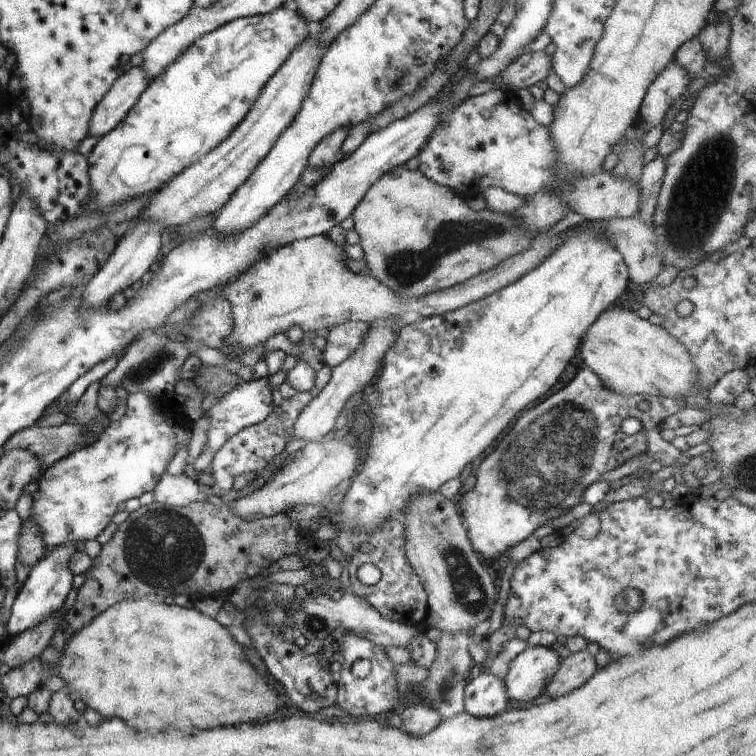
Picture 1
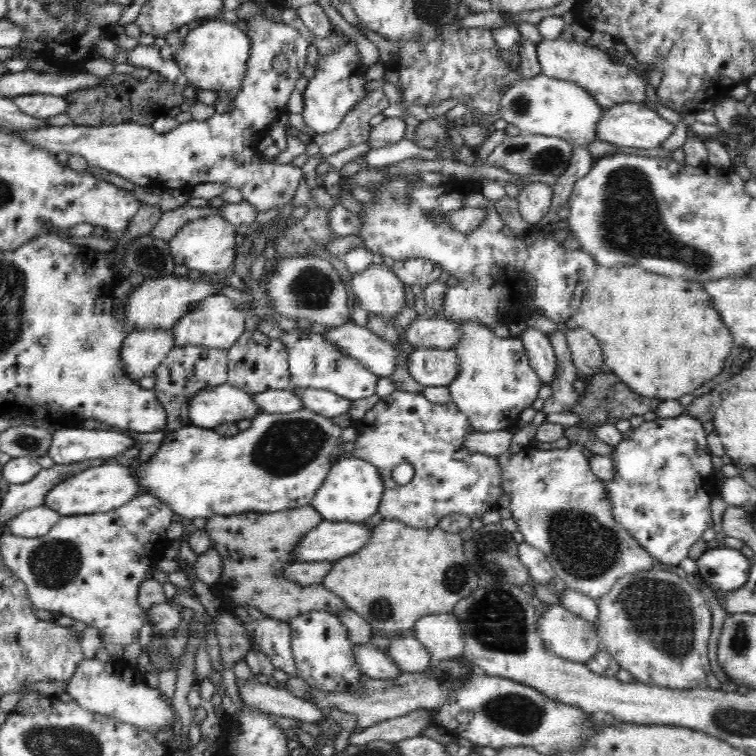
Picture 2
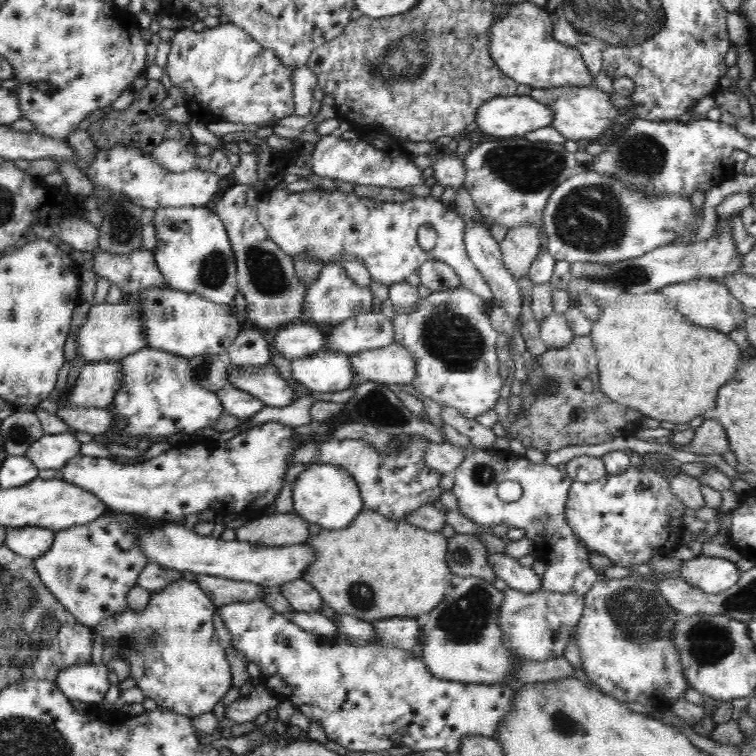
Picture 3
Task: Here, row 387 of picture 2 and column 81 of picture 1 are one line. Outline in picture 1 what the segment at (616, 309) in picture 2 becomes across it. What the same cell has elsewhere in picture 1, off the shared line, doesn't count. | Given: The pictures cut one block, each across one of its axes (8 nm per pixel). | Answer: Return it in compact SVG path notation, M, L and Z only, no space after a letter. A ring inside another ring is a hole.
M136 598L136 600L123 600L110 606L106 612L96 616L88 626L85 626L82 630L78 630L66 644L64 648L64 654L60 658L60 662L55 665L56 676L59 676L64 680L66 688L70 691L72 698L80 698L87 708L96 710L100 716L104 716L104 719L108 718L120 718L124 720L130 728L134 728L136 732L146 732L146 730L152 730L156 728L158 732L162 730L170 730L170 728L178 728L186 734L196 734L200 730L208 730L208 728L216 728L216 726L228 726L228 724L242 724L242 722L260 722L264 718L268 718L270 714L274 714L274 710L282 706L280 698L278 698L278 692L273 686L272 678L268 675L260 675L258 668L252 665L252 662L248 660L244 650L244 645L237 643L228 628L224 625L220 625L216 619L201 613L192 607L181 607L179 605L168 606L165 603L152 602L146 600L146 598Z

